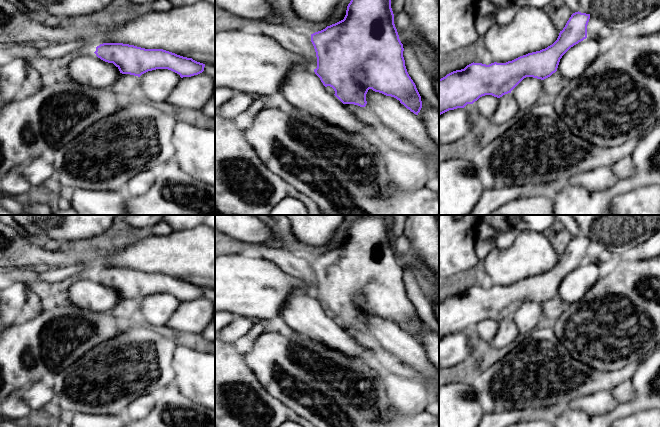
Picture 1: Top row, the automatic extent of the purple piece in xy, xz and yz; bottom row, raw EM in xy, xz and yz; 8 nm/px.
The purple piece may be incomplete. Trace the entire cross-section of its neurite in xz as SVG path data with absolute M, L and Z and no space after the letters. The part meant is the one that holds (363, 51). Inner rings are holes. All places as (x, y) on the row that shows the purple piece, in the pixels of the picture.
M351 0L344 19L311 34L311 42L317 57L315 74L325 87L330 86L334 89L334 95L343 104L365 107L367 104L366 94L369 89L372 89L375 92L396 98L416 115L420 112L422 108L421 96L405 66L404 48L394 24L391 0Z

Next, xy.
M103 43L94 52L101 60L113 63L122 74L140 77L156 70L168 69L183 77L198 75L205 64L163 49L145 49L123 43Z

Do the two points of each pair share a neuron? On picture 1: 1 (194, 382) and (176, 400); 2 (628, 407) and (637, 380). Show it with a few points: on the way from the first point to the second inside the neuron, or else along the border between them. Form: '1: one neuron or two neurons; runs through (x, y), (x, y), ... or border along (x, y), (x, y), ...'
1: two neurons; border along (175, 385), (183, 395), (202, 405)
2: one neuron; runs through (635, 401), (638, 398), (638, 387)

